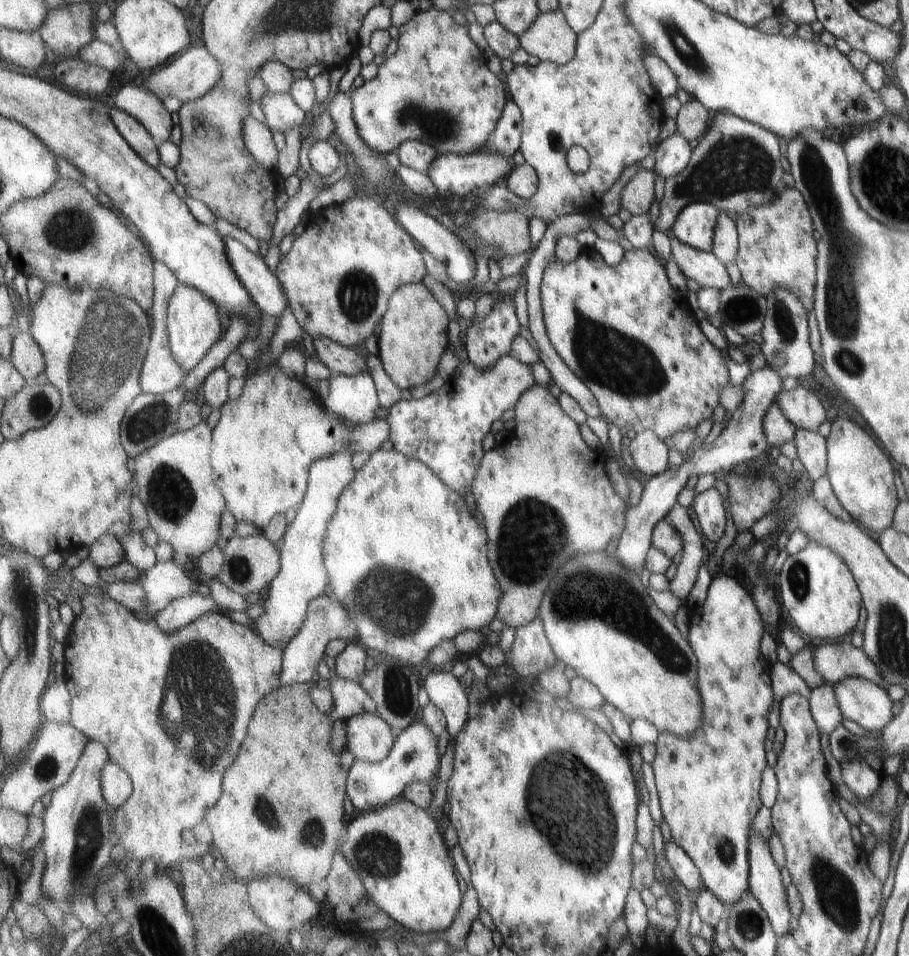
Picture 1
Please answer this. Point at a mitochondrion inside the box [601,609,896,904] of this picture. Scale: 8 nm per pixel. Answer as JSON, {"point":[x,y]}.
{"point":[726,849]}

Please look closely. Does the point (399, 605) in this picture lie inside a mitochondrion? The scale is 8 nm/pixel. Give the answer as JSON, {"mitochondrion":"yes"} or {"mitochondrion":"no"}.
{"mitochondrion":"yes"}

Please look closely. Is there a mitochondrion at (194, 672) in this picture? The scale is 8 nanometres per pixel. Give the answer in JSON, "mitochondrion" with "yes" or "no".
{"mitochondrion":"yes"}

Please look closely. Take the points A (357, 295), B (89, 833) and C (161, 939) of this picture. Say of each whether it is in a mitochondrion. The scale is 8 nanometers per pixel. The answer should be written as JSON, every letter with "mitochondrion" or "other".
{"A":"mitochondrion","B":"mitochondrion","C":"mitochondrion"}

